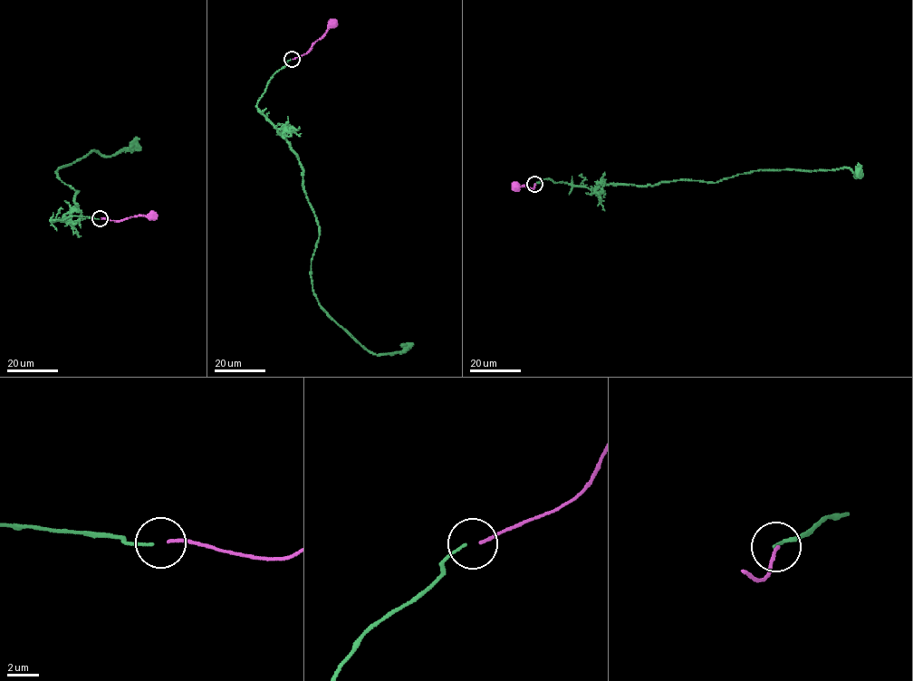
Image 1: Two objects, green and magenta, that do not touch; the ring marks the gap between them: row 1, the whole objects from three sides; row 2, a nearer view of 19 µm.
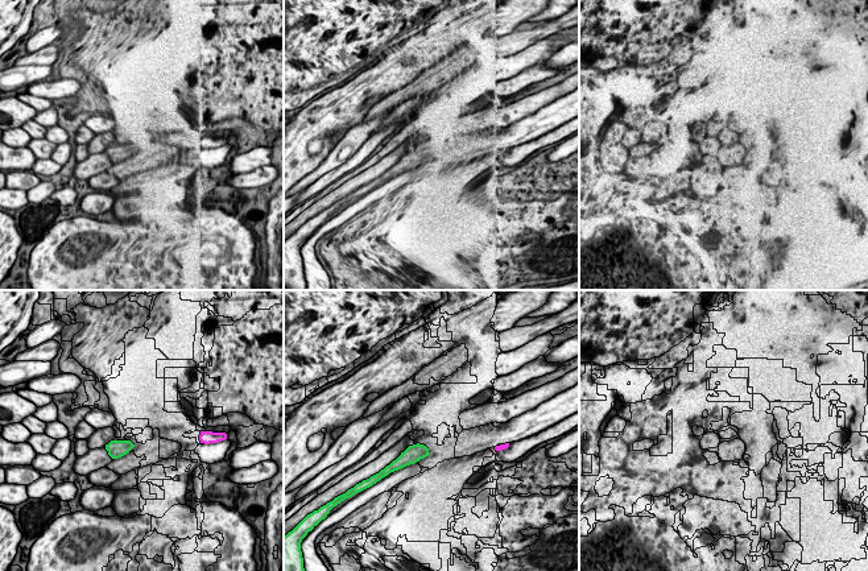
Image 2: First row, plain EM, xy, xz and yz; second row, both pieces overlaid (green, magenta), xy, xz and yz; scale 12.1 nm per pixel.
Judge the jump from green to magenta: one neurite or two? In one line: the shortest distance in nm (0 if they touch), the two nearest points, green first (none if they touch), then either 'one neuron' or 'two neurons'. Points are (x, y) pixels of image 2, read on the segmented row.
800 nm | xz (429, 452), (495, 449) | two neurons

